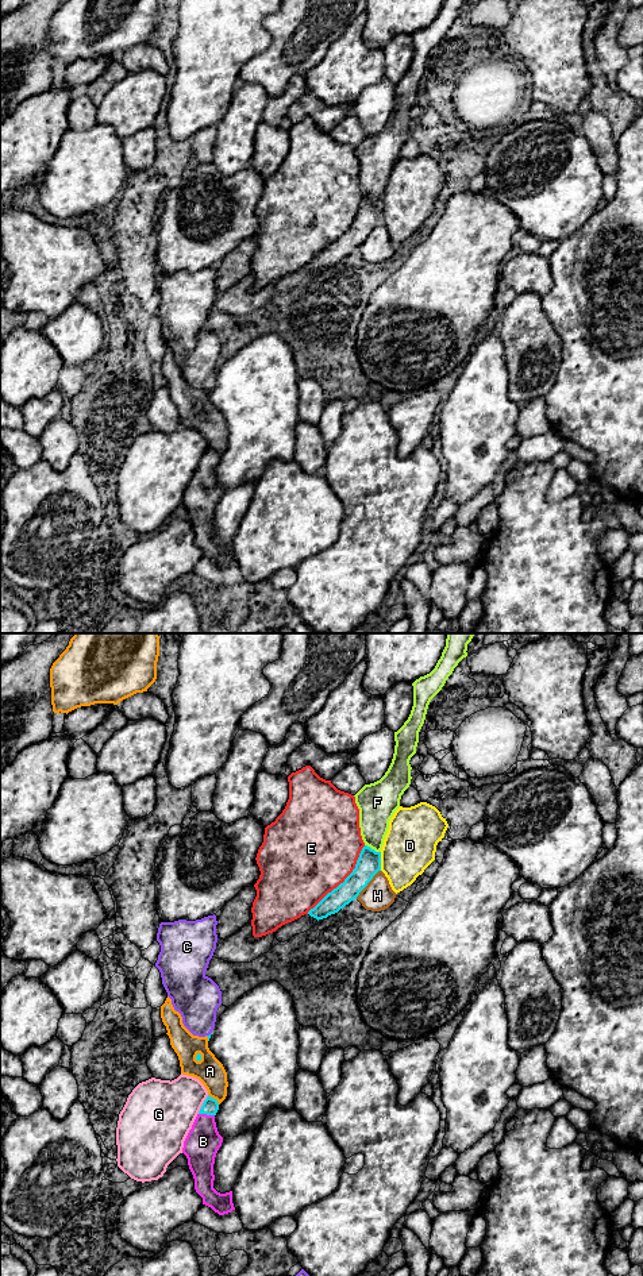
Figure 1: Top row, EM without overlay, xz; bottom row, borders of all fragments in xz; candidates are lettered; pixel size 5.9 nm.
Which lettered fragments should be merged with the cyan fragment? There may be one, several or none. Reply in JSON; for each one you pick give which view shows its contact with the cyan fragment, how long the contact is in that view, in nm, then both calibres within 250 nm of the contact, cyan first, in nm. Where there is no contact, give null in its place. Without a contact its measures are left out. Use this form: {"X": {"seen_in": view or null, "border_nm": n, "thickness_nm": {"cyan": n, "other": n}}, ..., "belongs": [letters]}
{"B": {"seen_in": "xz", "border_nm": 100, "thickness_nm": {"cyan": 90, "other": 200}}, "belongs": ["B"]}

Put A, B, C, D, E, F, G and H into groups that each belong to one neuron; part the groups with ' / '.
A / B / C / D H / E / F / G

